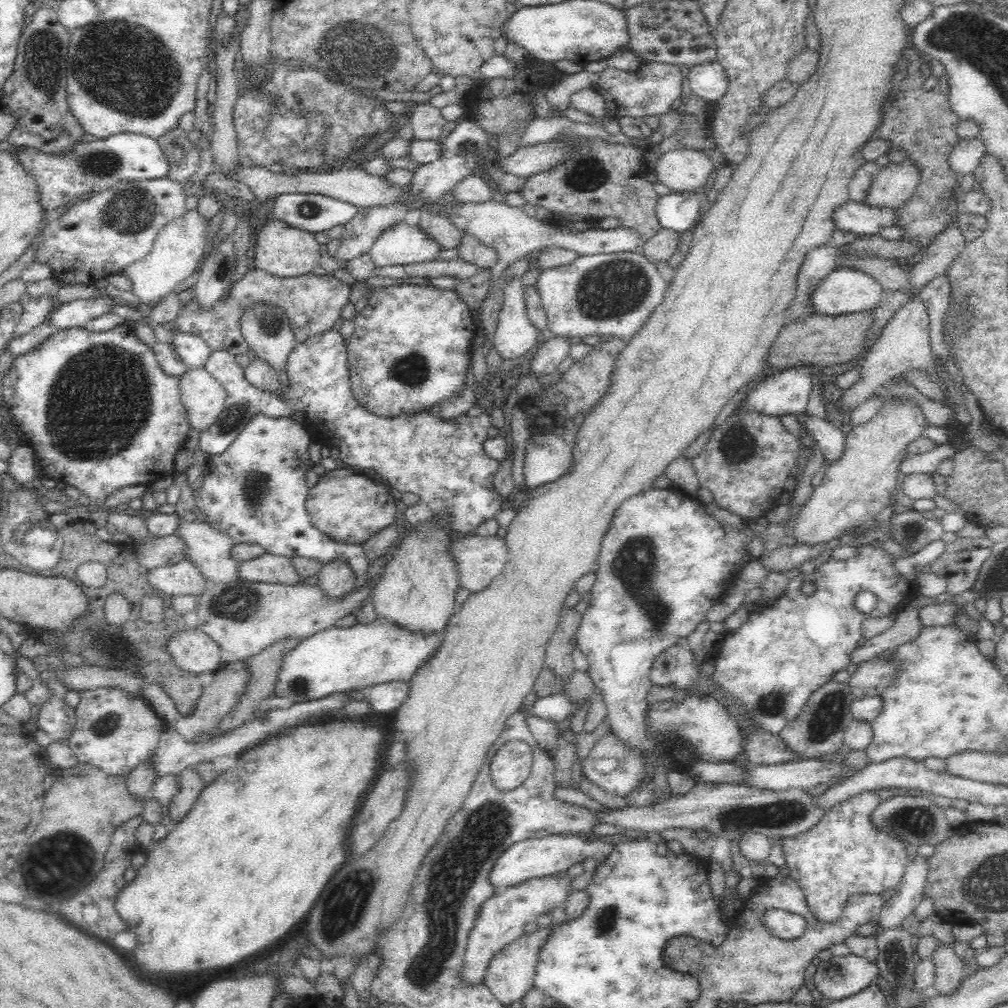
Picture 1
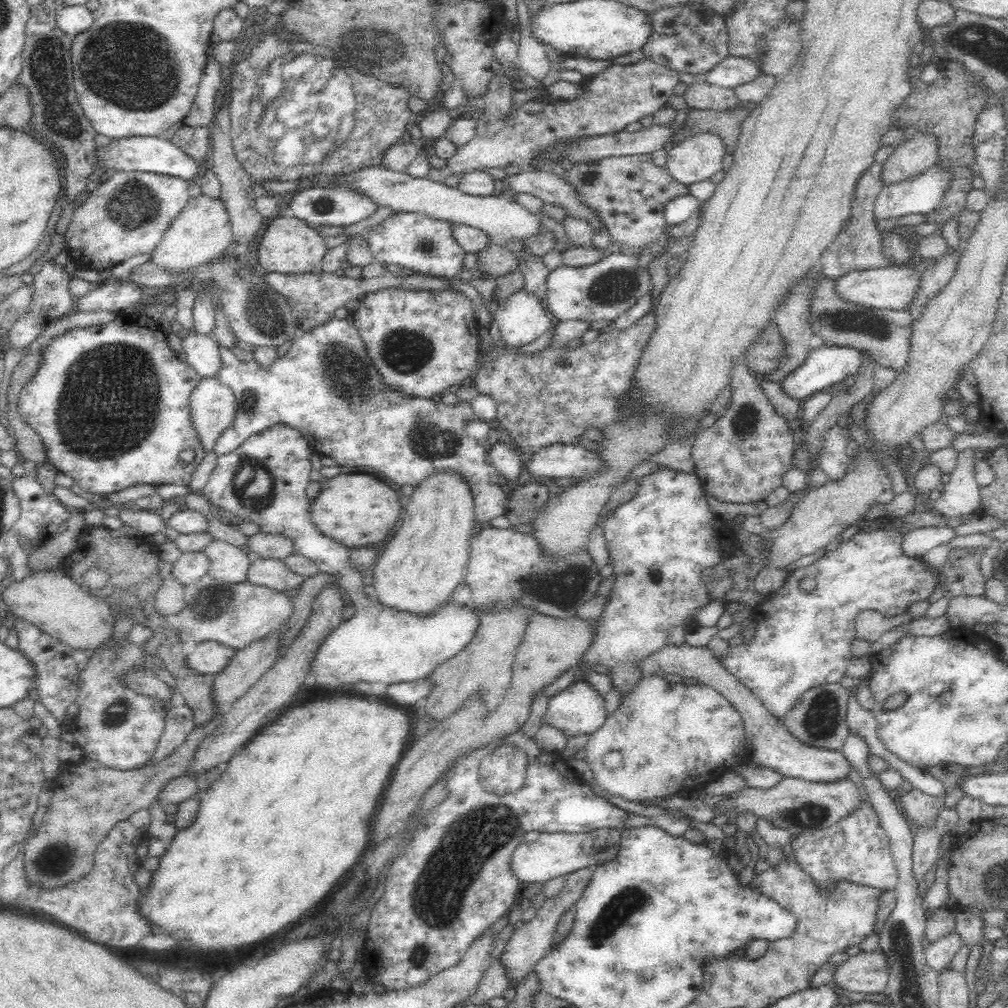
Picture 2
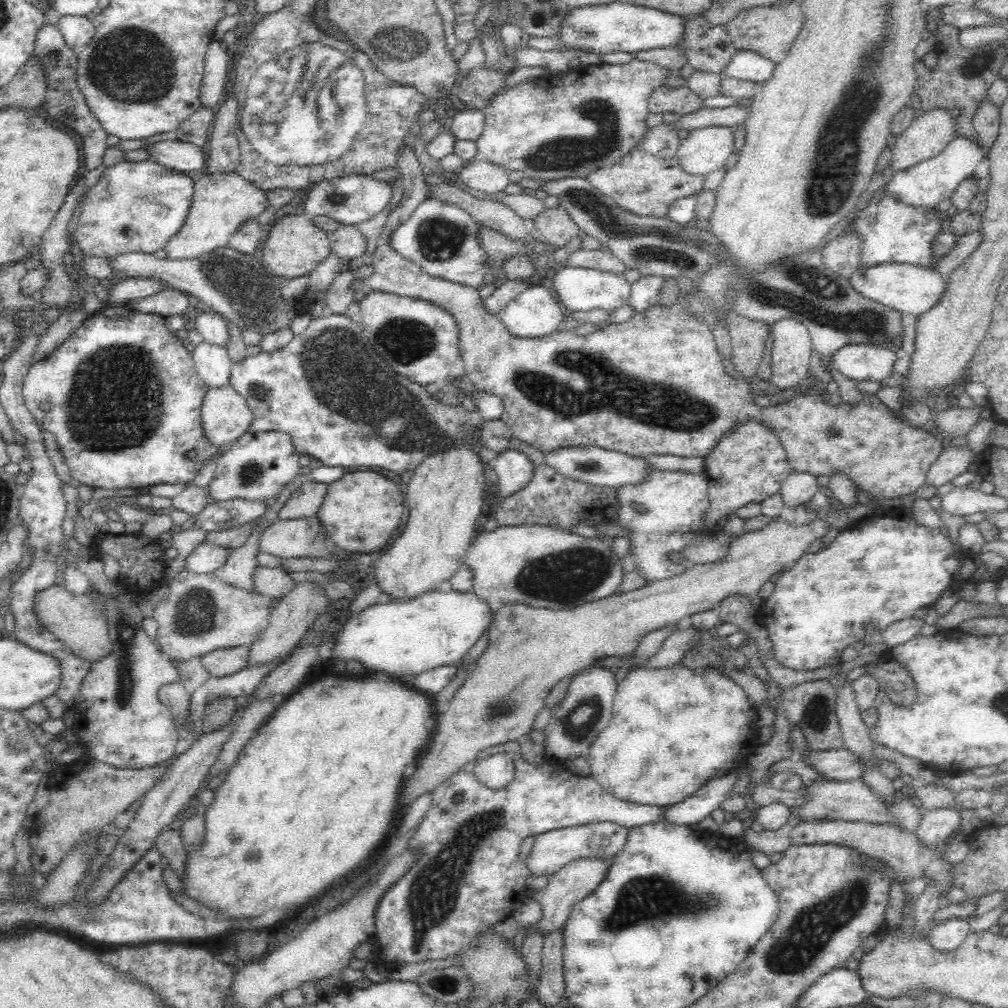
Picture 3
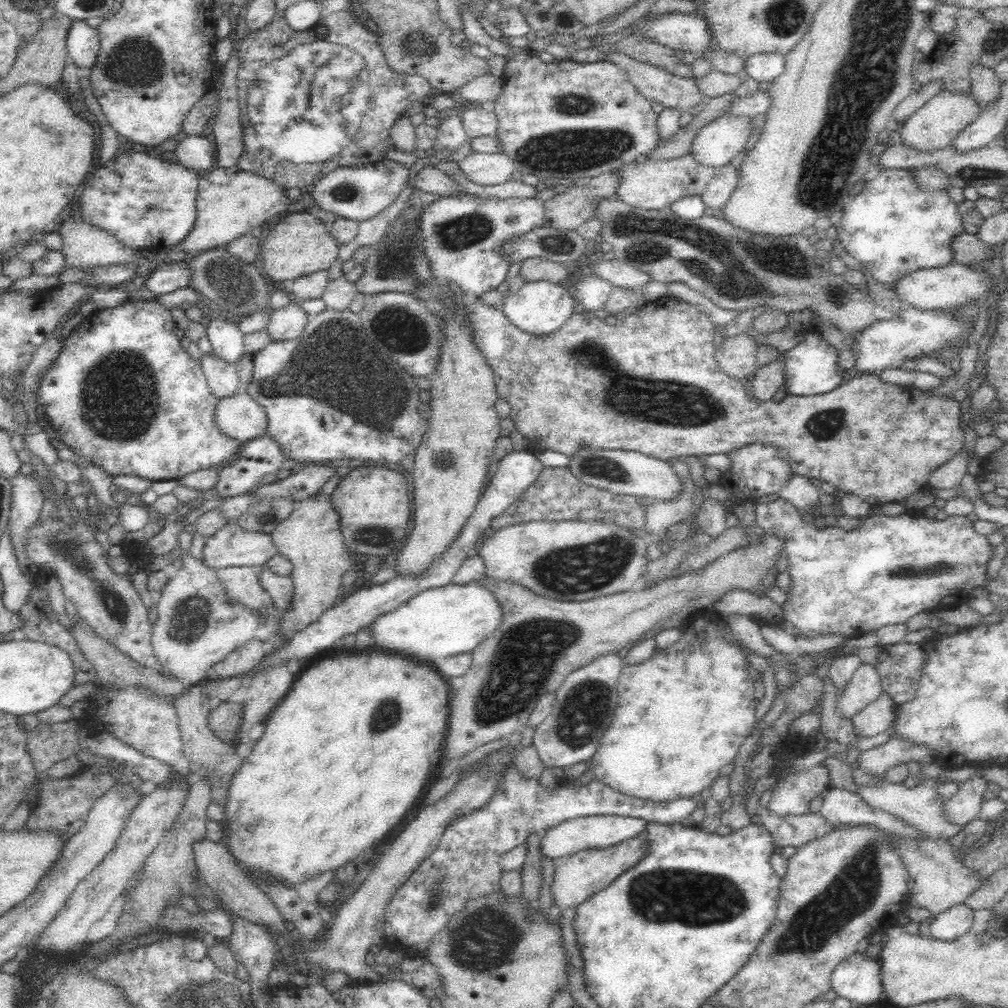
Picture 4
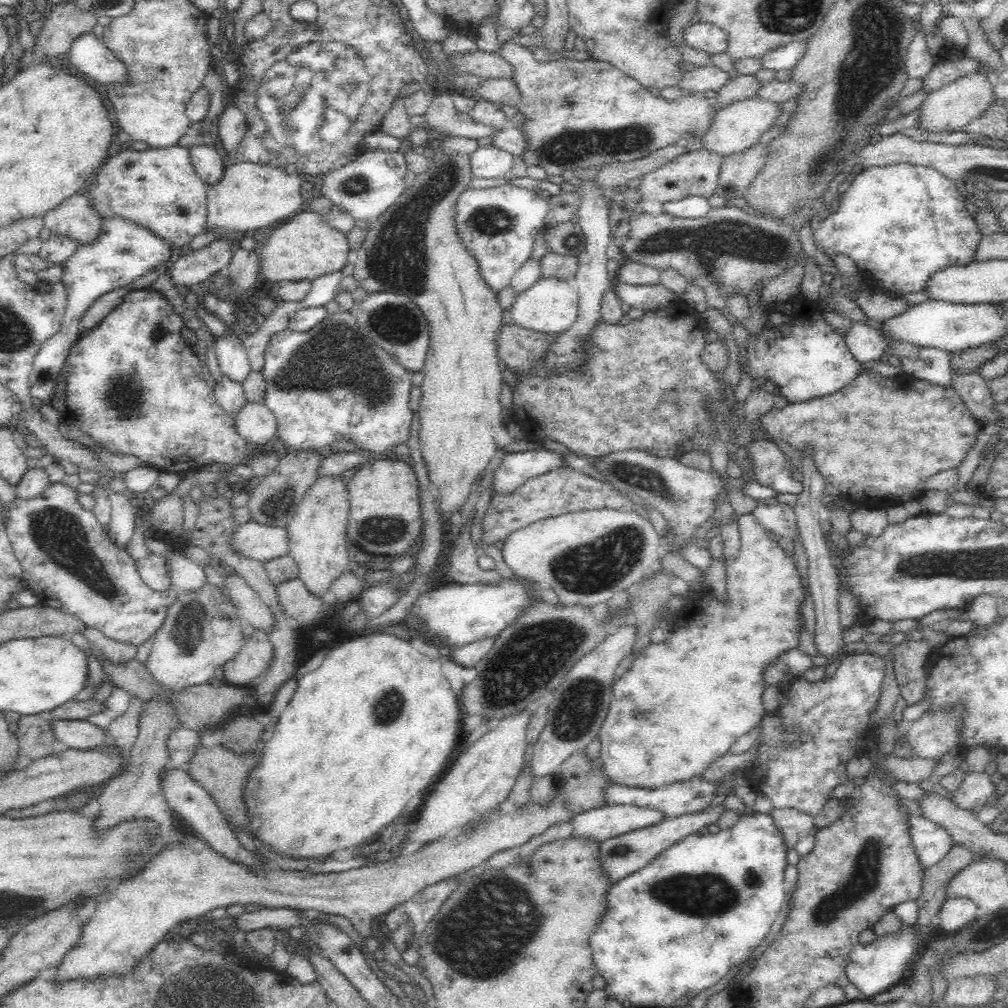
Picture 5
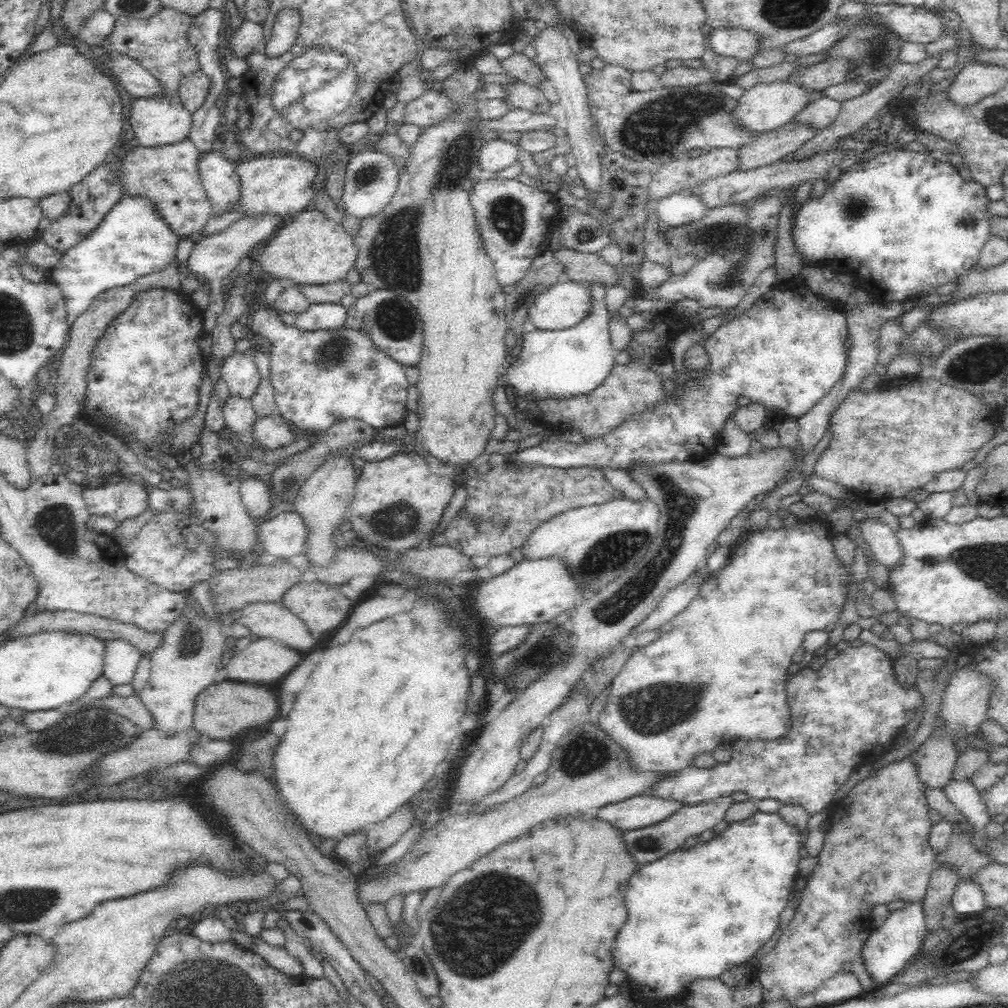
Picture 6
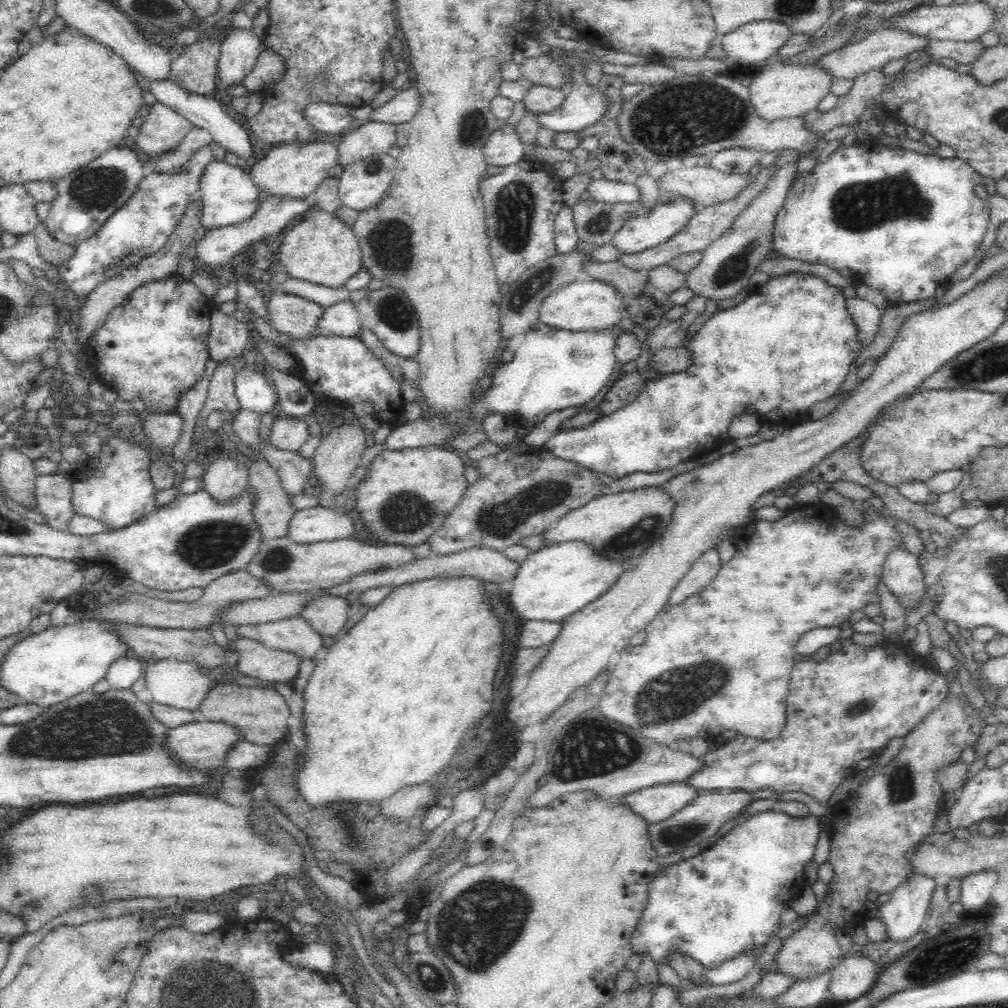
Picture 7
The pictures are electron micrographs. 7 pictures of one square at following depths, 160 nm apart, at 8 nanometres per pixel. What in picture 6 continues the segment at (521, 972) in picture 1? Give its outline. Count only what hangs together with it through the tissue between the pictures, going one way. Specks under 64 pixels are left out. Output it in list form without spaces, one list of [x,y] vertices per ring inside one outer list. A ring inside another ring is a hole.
[[[731,795],[704,800],[694,806],[683,806],[678,812],[672,814],[656,824],[638,828],[636,830],[627,830],[623,835],[623,841],[626,845],[627,853],[633,856],[639,864],[644,865],[648,862],[654,862],[663,856],[666,856],[673,850],[680,849],[687,838],[696,837],[708,828],[716,828],[717,824],[725,819],[730,805],[734,803]]]

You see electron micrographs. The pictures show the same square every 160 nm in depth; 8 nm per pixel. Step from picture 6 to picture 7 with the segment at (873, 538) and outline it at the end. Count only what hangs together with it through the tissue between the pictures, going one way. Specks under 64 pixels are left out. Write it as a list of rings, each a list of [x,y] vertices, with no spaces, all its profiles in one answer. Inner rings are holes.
[[[892,550],[882,567],[882,581],[906,612],[918,608],[926,595],[918,557],[904,550]]]

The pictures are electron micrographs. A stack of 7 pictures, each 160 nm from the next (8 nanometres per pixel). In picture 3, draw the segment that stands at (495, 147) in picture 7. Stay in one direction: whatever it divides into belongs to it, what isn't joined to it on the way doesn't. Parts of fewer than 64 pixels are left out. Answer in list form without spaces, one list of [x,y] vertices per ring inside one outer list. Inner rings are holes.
[[[471,160],[459,171],[459,177],[469,189],[488,194],[504,191],[508,183],[508,170],[486,160]]]

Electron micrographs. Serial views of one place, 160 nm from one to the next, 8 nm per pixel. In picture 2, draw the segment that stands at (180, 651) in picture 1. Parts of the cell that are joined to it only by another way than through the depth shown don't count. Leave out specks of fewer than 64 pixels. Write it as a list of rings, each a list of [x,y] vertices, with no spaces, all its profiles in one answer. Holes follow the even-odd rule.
[[[216,641],[198,643],[194,652],[185,656],[187,665],[198,674],[219,673],[234,656],[236,650]]]

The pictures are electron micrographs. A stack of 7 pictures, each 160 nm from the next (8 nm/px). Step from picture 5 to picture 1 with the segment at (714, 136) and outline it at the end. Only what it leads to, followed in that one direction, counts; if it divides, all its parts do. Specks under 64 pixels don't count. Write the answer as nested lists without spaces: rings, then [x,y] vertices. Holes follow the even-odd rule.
[[[682,148],[664,152],[654,166],[655,176],[675,193],[694,192],[712,173],[714,166],[702,150]]]

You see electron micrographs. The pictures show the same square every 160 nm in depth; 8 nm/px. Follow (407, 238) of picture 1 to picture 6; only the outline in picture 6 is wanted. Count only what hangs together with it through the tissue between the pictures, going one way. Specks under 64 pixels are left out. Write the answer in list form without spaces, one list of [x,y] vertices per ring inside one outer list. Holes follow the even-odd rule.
[[[500,176],[476,182],[469,192],[469,199],[474,209],[477,229],[482,237],[483,245],[495,268],[495,278],[503,287],[518,283],[529,270],[532,259],[540,256],[550,246],[548,237],[551,230],[562,220],[560,217],[562,205],[559,199],[556,194],[542,192],[538,187],[526,185],[518,178],[508,179]]]

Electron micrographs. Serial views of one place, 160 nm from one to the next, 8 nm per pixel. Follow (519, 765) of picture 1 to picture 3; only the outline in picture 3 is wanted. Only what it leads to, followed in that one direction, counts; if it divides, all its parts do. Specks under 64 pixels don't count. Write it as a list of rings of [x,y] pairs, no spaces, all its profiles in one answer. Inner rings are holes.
[[[506,753],[493,754],[483,758],[474,767],[474,776],[480,784],[498,790],[514,780],[514,761]]]

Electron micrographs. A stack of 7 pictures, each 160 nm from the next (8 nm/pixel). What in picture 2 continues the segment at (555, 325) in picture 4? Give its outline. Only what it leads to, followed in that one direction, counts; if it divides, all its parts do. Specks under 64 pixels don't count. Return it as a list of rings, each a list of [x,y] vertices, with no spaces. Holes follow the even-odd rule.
[[[524,288],[500,303],[494,320],[502,340],[510,347],[534,342],[554,324],[552,315],[544,307],[544,301],[538,300]]]

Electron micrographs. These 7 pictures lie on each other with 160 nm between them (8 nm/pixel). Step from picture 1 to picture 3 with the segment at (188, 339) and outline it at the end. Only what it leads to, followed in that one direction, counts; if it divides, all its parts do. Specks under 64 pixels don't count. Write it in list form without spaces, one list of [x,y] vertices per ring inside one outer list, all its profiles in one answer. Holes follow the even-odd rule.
[[[202,341],[190,349],[195,369],[209,387],[229,385],[233,362],[224,347]]]

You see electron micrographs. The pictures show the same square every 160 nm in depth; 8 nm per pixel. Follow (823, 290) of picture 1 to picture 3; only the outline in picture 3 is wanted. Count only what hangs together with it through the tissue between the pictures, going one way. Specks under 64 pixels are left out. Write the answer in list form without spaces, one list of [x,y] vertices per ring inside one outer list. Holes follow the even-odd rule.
[[[884,263],[878,266],[861,266],[849,281],[854,290],[870,300],[889,306],[901,313],[912,313],[917,316],[930,310],[942,298],[948,278],[931,267],[921,267],[906,263]]]

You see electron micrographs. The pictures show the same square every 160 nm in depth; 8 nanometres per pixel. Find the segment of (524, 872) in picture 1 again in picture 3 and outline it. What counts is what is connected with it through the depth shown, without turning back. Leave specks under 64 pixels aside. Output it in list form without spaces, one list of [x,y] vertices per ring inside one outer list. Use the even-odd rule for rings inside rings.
[[[604,821],[537,834],[525,865],[534,876],[542,876],[542,874],[551,876],[568,862],[578,858],[613,858],[626,844],[629,830],[630,828],[624,828],[614,822]]]

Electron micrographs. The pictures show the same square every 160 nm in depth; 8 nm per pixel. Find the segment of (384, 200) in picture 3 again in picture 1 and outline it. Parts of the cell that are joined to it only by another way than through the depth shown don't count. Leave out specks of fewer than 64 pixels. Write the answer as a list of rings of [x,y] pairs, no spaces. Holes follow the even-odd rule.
[[[298,192],[279,194],[272,206],[272,219],[312,233],[346,224],[359,209],[337,198]]]

